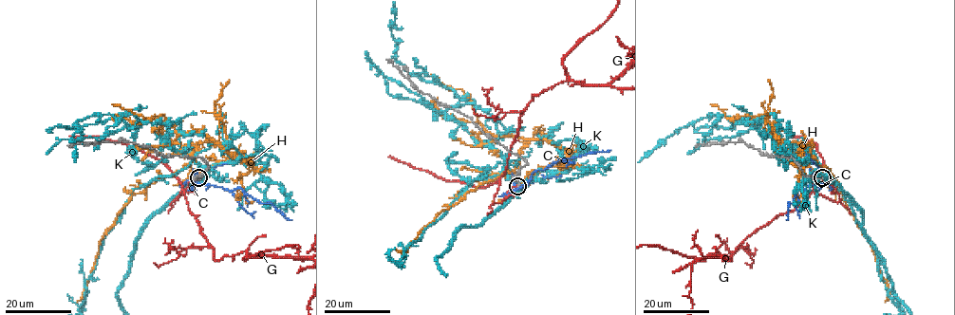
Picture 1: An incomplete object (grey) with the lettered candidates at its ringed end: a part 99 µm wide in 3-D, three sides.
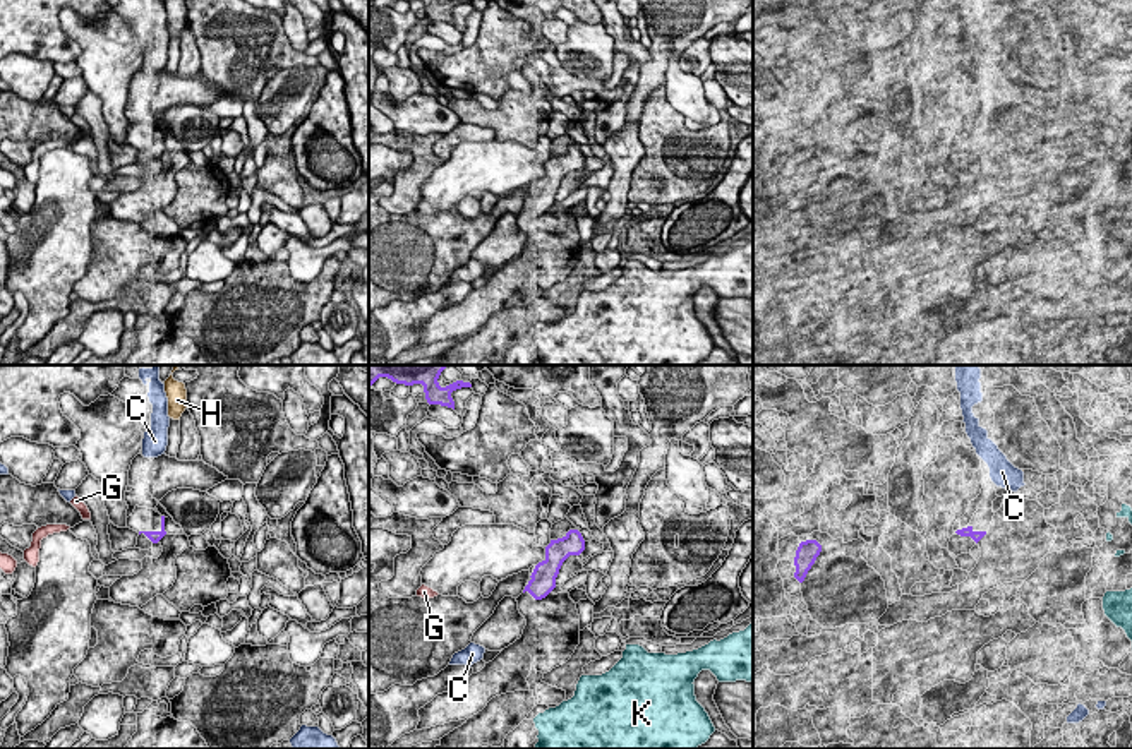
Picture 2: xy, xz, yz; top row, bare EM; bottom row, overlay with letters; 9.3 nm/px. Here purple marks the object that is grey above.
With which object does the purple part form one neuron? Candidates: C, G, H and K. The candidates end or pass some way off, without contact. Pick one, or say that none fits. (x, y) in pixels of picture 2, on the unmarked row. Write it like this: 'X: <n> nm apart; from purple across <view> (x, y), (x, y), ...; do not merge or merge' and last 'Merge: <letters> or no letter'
C: 440 nm apart; from purple across yz (985, 148), (1002, 103); do not merge
G: 480 nm apart; from purple across xy (139, 148), (90, 134); do not merge
H: 900 nm apart; from purple across xy (163, 132), (174, 35); do not merge
K: 800 nm apart; from purple across xz (544, 213), (582, 292); do not merge
Merge: no letter

